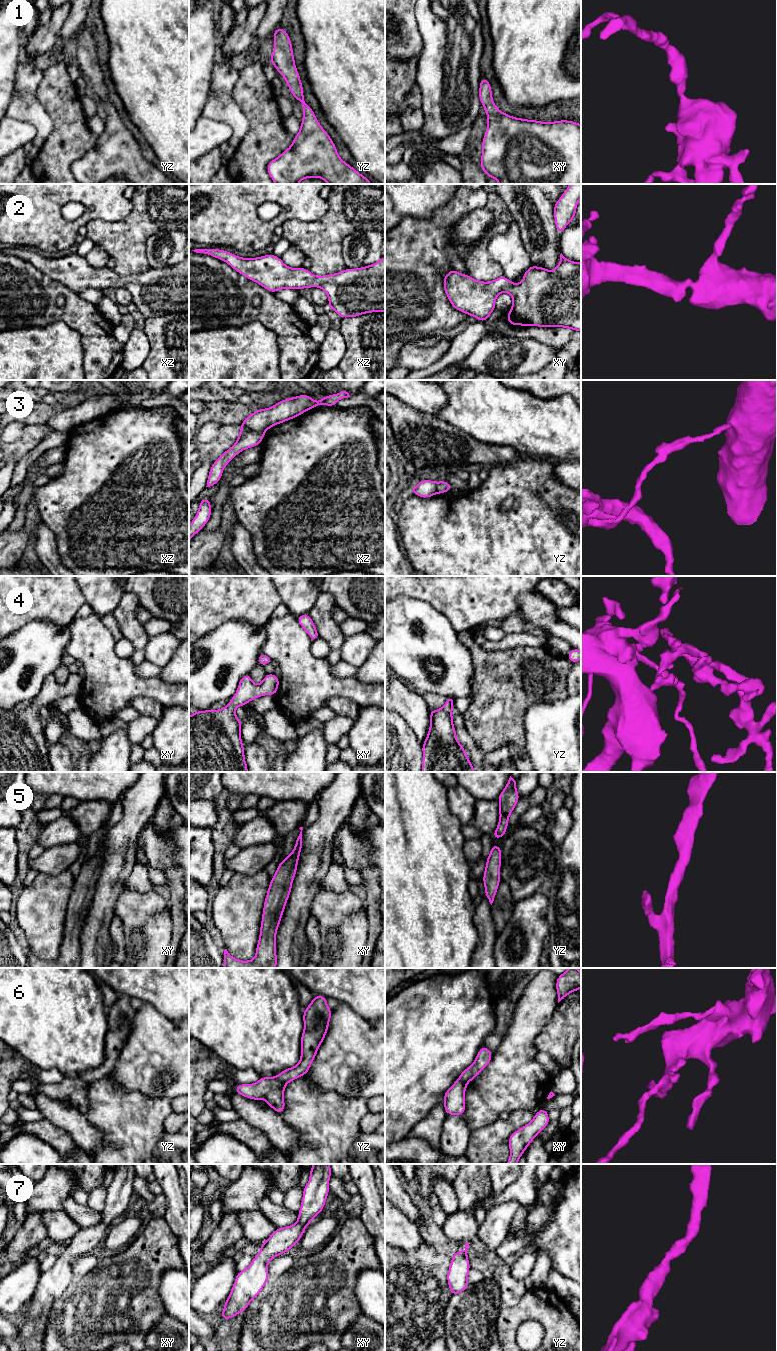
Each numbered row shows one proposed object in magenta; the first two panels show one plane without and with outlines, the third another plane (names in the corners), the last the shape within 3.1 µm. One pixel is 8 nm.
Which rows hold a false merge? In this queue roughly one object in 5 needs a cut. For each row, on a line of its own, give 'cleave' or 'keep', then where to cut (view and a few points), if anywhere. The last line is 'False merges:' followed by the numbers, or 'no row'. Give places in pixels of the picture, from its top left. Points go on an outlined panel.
1: keep; cut none
2: keep; cut none
3: cleave; cut xz (242, 430), (254, 430), (263, 433)
4: keep; cut none
5: keep; cut none
6: cleave; cut yz (277, 1076), (285, 1084)
7: keep; cut none
False merges: 3, 6

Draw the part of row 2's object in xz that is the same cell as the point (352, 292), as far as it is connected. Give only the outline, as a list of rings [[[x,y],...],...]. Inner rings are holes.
[[[214,248],[192,251],[225,261],[238,273],[272,293],[285,288],[320,287],[329,298],[328,308],[333,309],[341,319],[385,312],[385,257],[366,267],[346,268],[331,275],[314,276],[303,267],[287,267],[274,254],[242,258]]]

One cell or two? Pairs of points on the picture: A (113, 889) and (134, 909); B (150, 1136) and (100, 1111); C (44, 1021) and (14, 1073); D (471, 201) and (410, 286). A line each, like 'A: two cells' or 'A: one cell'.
A: two cells
B: one cell
C: two cells
D: one cell

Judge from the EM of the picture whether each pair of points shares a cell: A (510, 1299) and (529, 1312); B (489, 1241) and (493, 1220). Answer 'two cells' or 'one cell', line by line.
A: two cells
B: one cell

